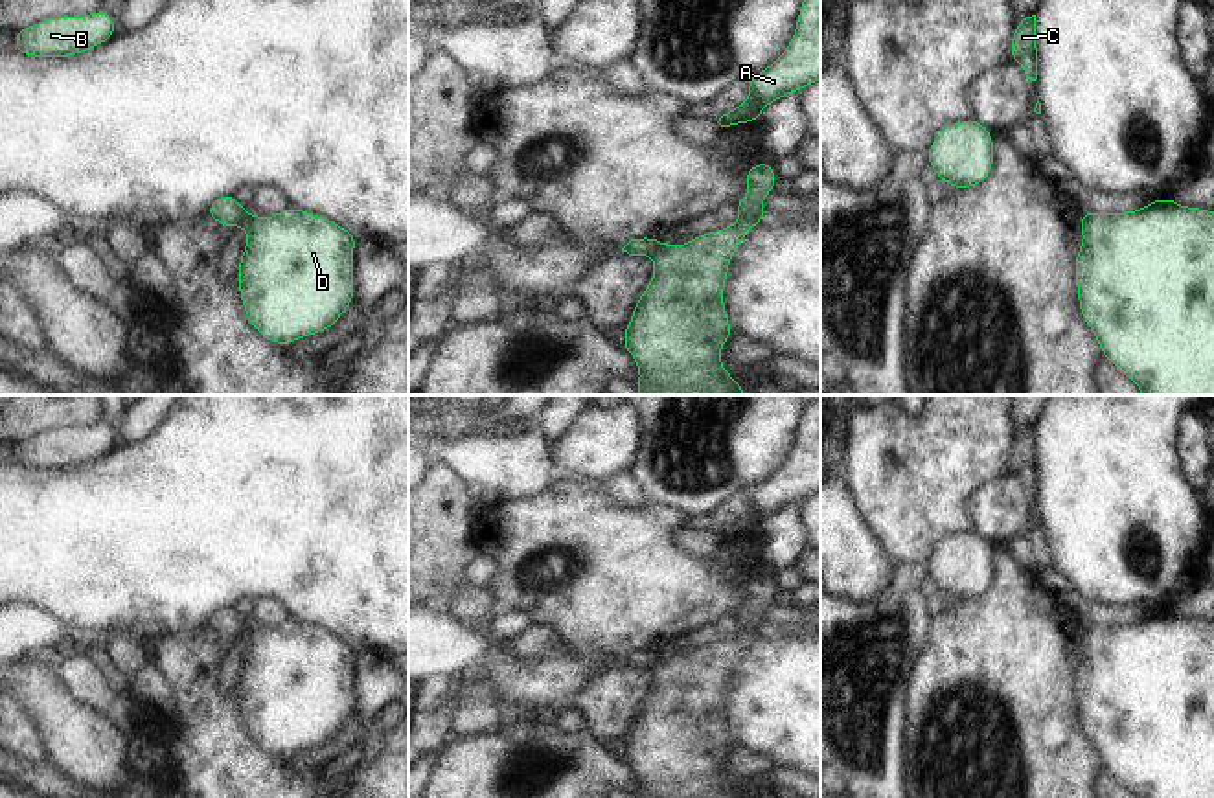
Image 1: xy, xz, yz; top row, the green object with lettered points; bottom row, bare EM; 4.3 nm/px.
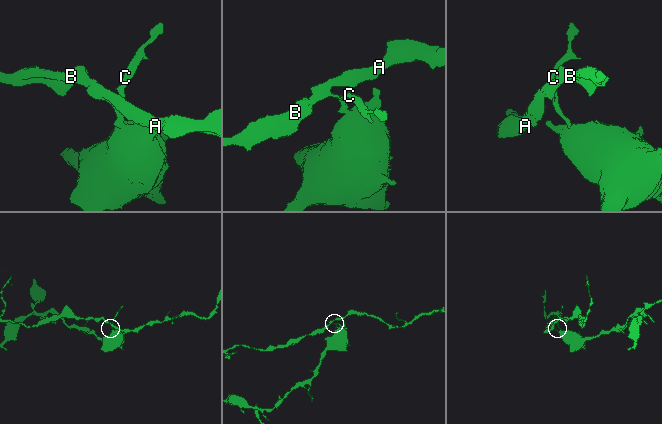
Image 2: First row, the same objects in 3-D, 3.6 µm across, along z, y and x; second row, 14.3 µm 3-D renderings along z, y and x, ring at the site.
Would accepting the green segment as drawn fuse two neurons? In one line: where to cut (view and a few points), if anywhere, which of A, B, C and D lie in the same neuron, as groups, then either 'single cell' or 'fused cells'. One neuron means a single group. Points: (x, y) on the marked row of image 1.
xy (249, 214), (240, 225) | A B C / D | fused cells

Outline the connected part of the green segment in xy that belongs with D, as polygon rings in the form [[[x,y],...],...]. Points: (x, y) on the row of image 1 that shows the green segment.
[[[292,206],[274,217],[248,213],[241,226],[248,241],[237,281],[248,324],[281,346],[331,329],[355,296],[351,252],[359,239],[329,219]]]

